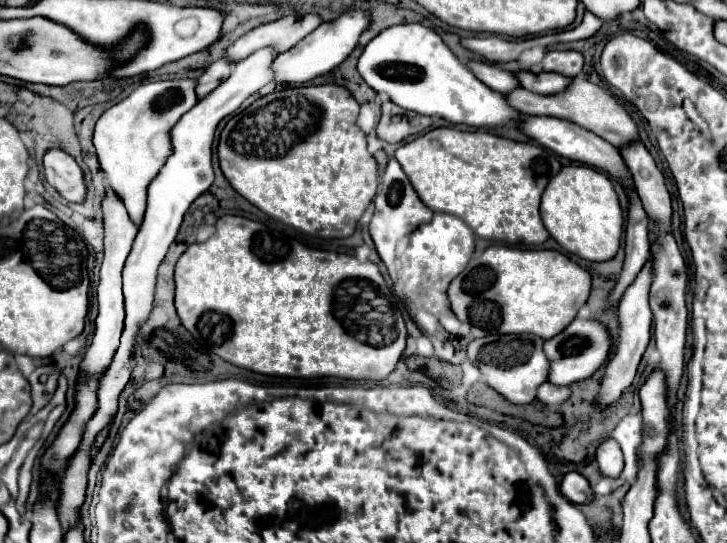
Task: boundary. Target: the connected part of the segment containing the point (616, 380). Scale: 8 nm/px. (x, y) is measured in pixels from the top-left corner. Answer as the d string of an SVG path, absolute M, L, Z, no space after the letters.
M647 260L645 266L641 268L641 272L637 274L637 278L629 284L629 288L623 292L621 300L619 300L619 320L621 320L621 332L619 332L619 340L615 344L615 352L613 358L607 362L605 366L605 376L601 380L601 394L595 400L595 406L603 408L613 404L615 400L619 400L619 396L623 394L623 390L633 382L639 360L649 344L651 338L651 308L649 308L649 288L653 282L653 262Z

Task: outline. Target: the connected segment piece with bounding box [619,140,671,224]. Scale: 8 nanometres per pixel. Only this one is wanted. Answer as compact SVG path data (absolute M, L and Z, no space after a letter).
M633 140L619 148L625 166L633 174L633 182L649 220L661 220L661 224L671 224L671 198L665 188L663 174L659 172L653 156L641 140Z

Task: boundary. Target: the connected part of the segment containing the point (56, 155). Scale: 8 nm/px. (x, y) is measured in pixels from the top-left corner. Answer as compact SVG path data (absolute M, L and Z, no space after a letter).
M51 148L43 156L43 174L45 180L67 200L83 202L85 198L85 180L79 164L61 148Z

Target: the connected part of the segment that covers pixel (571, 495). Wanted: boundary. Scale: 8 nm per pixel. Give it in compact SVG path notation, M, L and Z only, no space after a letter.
M569 472L565 474L563 482L561 482L561 492L573 502L573 504L585 504L587 500L591 502L595 498L589 480L585 476L581 476L579 472Z

